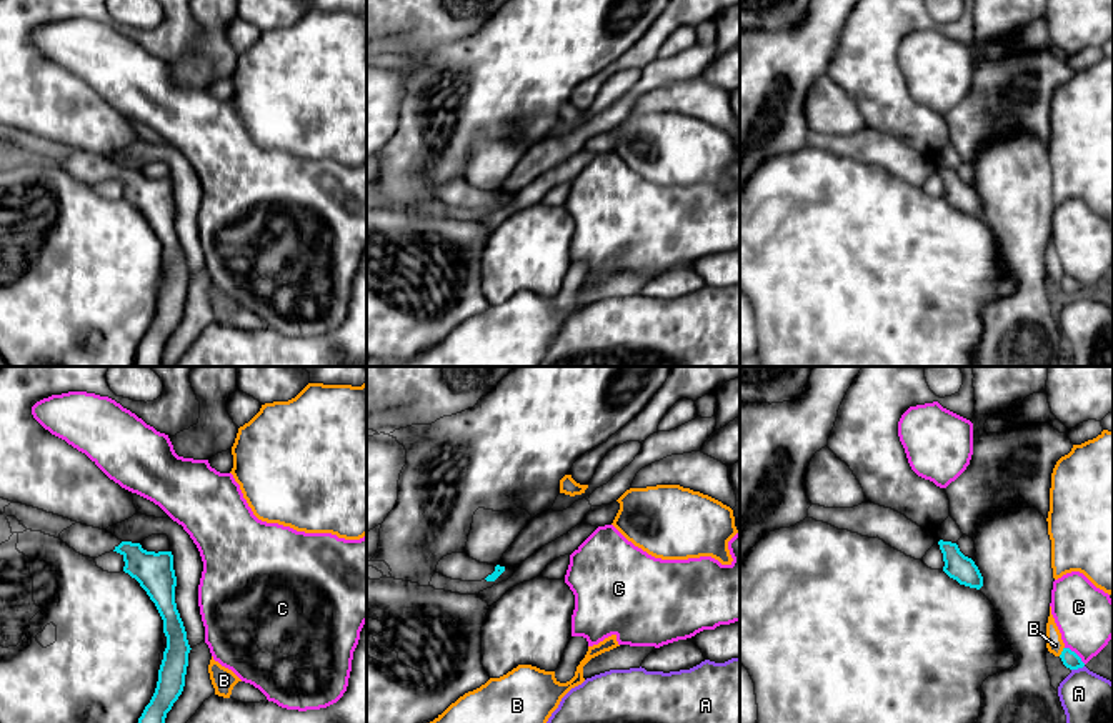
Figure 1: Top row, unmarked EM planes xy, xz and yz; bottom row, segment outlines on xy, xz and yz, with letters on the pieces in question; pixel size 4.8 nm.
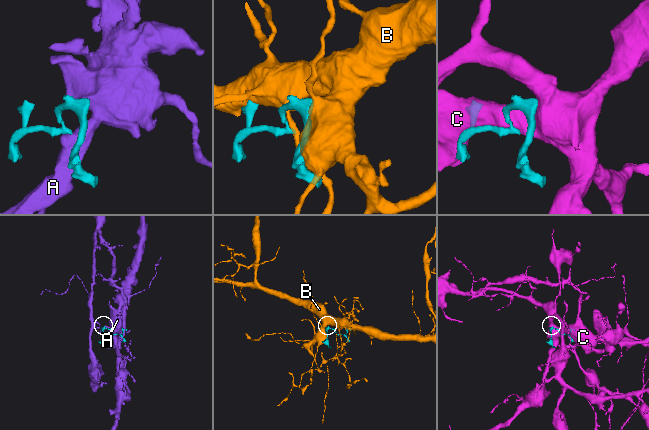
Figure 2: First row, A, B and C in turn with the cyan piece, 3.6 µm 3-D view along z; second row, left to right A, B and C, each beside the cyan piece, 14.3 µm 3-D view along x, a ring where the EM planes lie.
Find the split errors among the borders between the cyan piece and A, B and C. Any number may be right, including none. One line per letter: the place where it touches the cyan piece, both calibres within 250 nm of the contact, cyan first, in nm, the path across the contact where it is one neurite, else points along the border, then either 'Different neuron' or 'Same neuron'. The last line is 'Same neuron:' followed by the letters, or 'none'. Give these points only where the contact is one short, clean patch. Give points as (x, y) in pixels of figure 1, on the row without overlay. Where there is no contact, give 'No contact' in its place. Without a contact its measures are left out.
A: Touches cyan at yz (1077, 295). Thickness 80 nm (cyan) against 320 nm. Boundary: yz (1083, 292), (1072, 297). Different neuron
B: Touches cyan at yz (1062, 279). Thickness 80 nm (cyan) against 90 nm. Different neuron
C: Touches cyan at yz (1075, 280). Thickness 80 nm (cyan) against 300 nm. Different neuron
Same neuron: none

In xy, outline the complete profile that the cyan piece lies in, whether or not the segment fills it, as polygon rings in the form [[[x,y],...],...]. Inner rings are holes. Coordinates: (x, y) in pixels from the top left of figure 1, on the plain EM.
[[[75,150],[58,163],[77,180],[98,185],[117,178],[123,183],[123,198],[135,205],[155,230],[167,263],[158,308],[150,330],[135,353],[135,366],[162,366],[167,340],[183,318],[190,272],[175,230],[177,203],[172,178],[147,178],[140,170],[122,168],[107,157]]]

